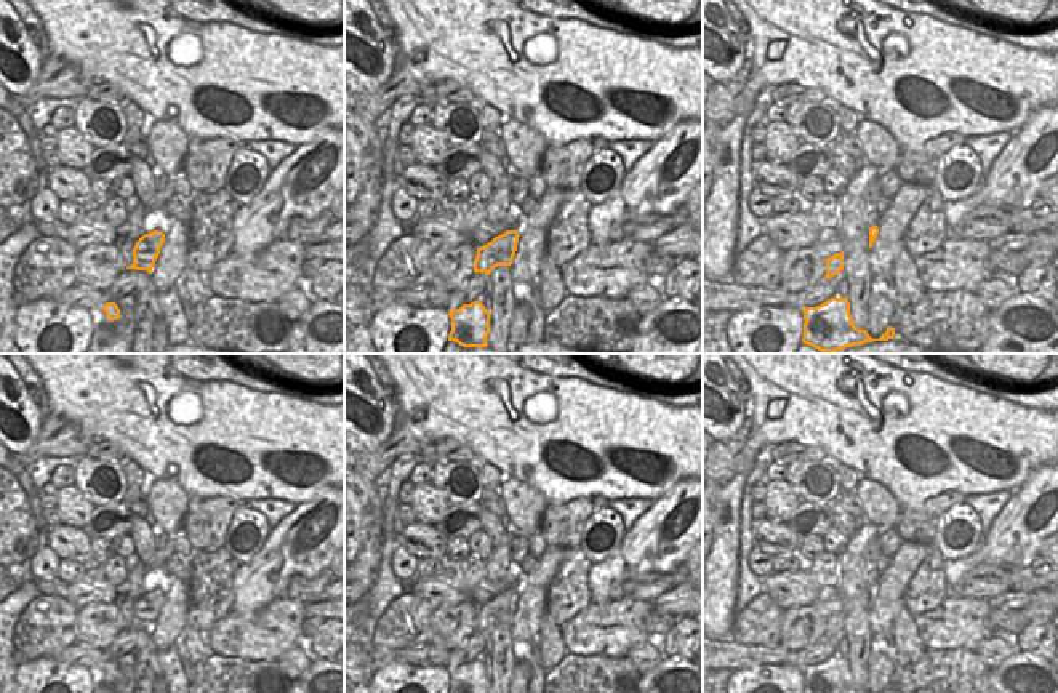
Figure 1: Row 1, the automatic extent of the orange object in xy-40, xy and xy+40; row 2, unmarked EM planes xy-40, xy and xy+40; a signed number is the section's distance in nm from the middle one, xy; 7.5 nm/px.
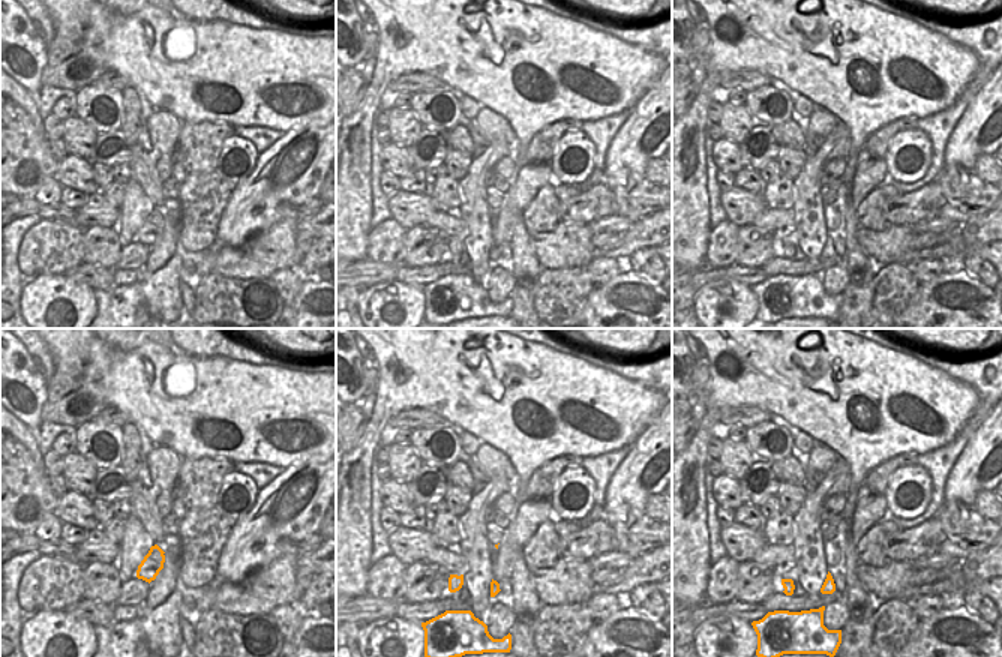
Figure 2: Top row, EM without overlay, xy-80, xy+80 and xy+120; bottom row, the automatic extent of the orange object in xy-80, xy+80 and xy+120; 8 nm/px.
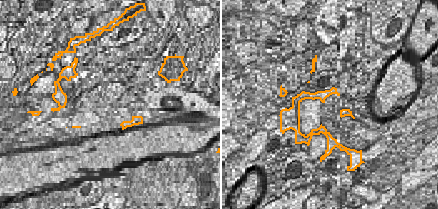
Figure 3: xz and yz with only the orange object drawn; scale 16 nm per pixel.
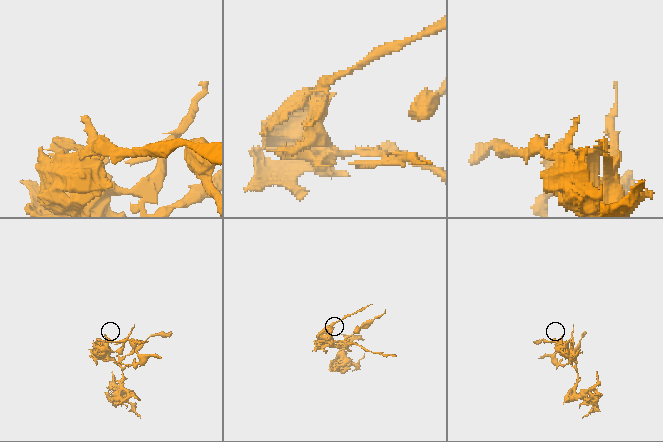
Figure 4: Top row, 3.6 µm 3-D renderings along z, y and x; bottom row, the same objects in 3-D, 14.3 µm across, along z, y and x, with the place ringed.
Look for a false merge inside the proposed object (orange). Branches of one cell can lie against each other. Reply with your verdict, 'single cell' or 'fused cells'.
fused cells

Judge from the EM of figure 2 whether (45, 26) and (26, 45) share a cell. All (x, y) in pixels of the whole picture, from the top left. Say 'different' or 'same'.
different

